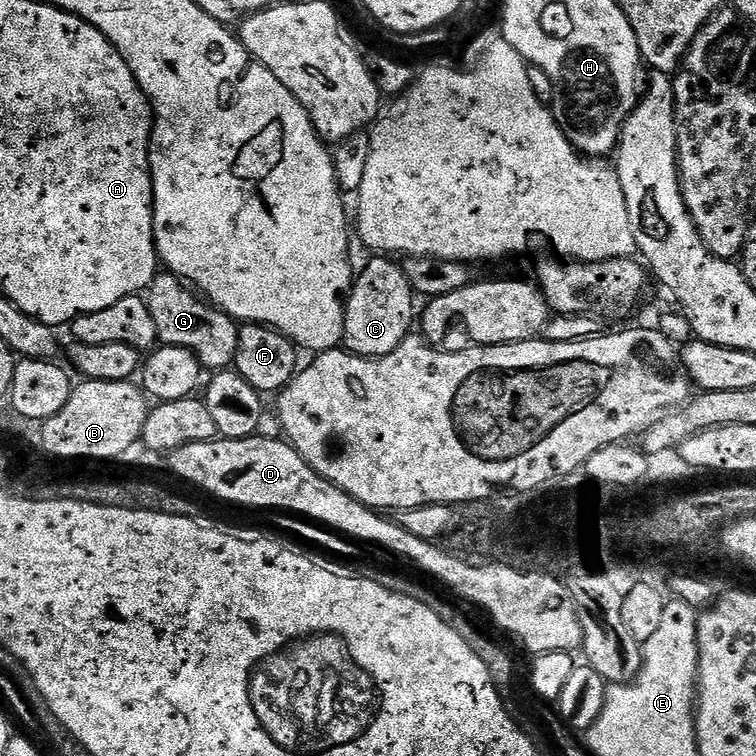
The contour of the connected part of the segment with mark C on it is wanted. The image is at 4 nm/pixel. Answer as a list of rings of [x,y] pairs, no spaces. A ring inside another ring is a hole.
[[[384,254],[373,255],[371,259],[372,261],[365,266],[364,273],[361,276],[359,273],[355,277],[352,292],[346,297],[346,322],[344,323],[343,347],[347,351],[353,352],[356,356],[379,358],[379,356],[385,356],[394,350],[398,350],[400,343],[413,331],[414,317],[418,312],[418,304],[416,308],[417,297],[414,295],[412,282],[408,279],[408,274],[403,263],[395,264],[392,261],[395,259],[389,258]]]

